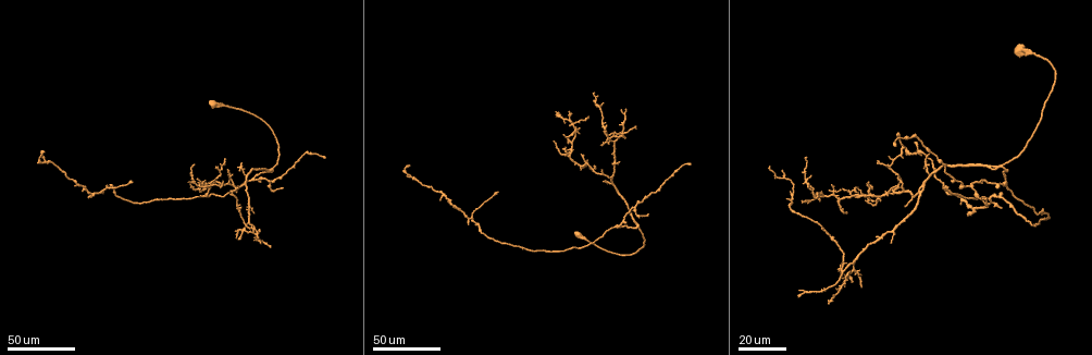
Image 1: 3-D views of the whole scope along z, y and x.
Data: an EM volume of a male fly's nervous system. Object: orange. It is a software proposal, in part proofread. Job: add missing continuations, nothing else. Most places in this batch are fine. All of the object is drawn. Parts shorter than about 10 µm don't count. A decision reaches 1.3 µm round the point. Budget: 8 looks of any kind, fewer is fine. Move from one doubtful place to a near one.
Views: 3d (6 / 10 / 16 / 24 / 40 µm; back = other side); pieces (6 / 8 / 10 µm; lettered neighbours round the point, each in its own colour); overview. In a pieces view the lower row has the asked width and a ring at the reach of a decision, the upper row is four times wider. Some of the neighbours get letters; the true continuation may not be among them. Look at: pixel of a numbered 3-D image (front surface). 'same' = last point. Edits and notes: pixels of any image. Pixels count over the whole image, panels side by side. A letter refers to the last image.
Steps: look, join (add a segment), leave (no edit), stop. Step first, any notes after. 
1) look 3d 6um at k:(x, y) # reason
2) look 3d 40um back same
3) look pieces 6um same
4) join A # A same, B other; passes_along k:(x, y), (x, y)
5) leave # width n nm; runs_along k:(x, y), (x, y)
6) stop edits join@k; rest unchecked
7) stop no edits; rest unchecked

look 3d 40um at 1:(199, 178) # tapers out

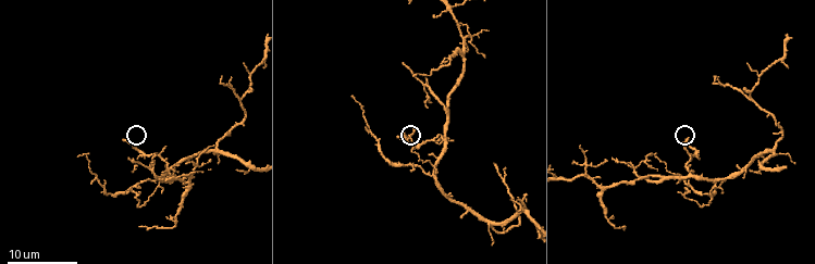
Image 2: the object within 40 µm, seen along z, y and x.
look pieces 6um at 2:(124, 139)

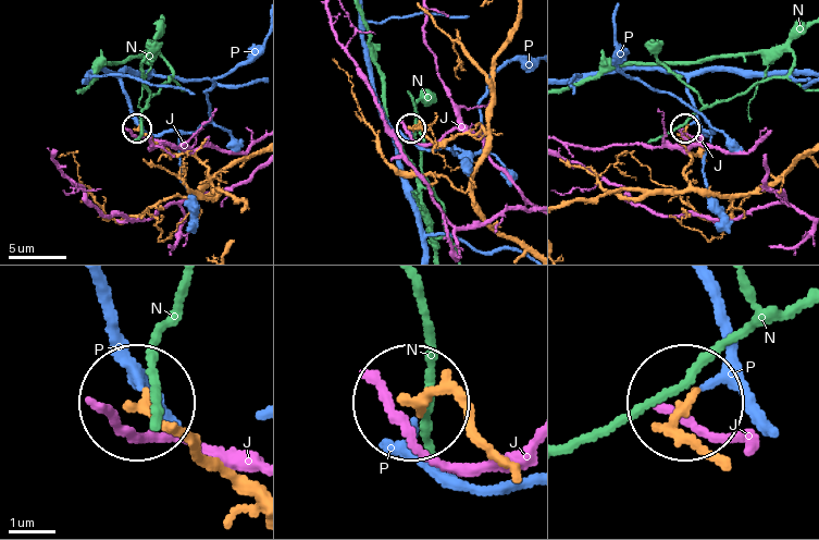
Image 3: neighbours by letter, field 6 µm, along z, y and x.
leave # width 190 nm; J other, N other, P other; runs_along 3:(703, 452), (679, 428), (679, 401); none of them fits

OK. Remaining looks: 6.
look 3d 40um at 1:(595, 165) # branch stops here

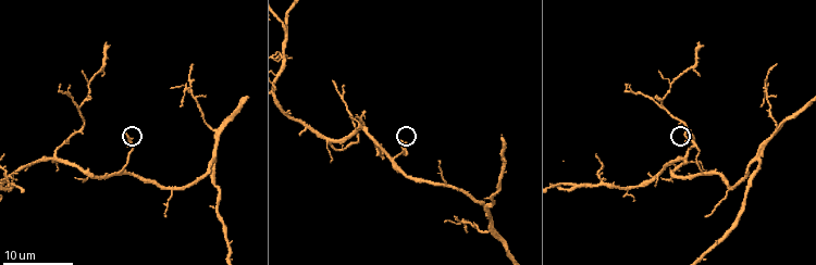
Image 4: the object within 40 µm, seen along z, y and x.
look pieces 10um at 4:(126, 133)

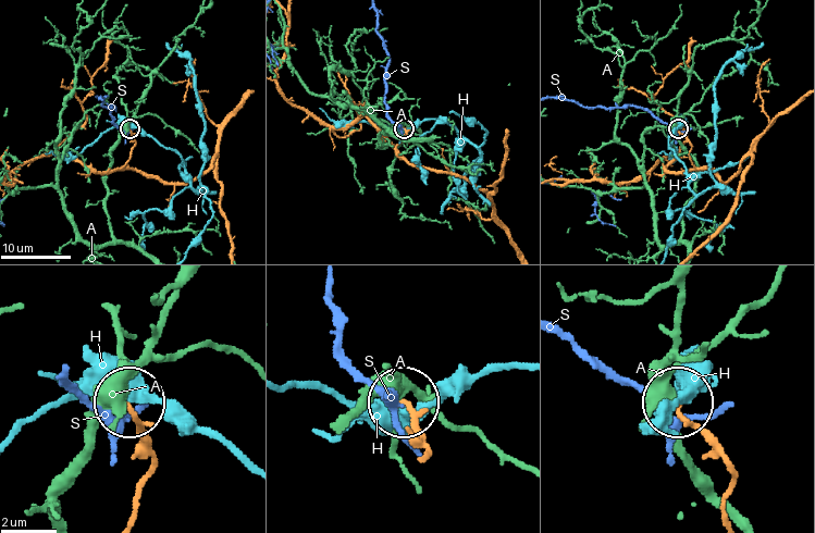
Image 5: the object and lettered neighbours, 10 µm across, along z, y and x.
leave # A other, H other, S other; runs_along 5:(128, 520), (152, 457), (147, 429), (131, 403); no lettered segment goes on from it

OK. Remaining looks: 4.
look 3d 40um at 1:(255, 241) # an open end

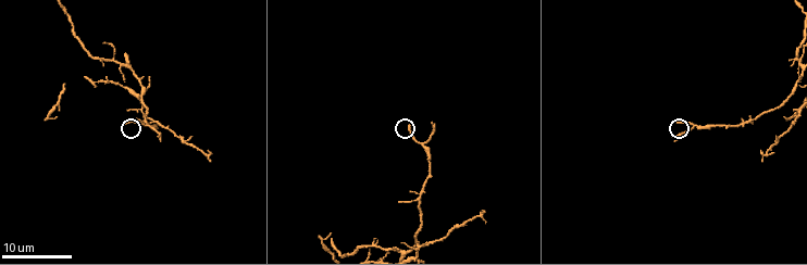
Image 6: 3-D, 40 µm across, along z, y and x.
look pieces 8um at 6:(409, 127) # what lies round it

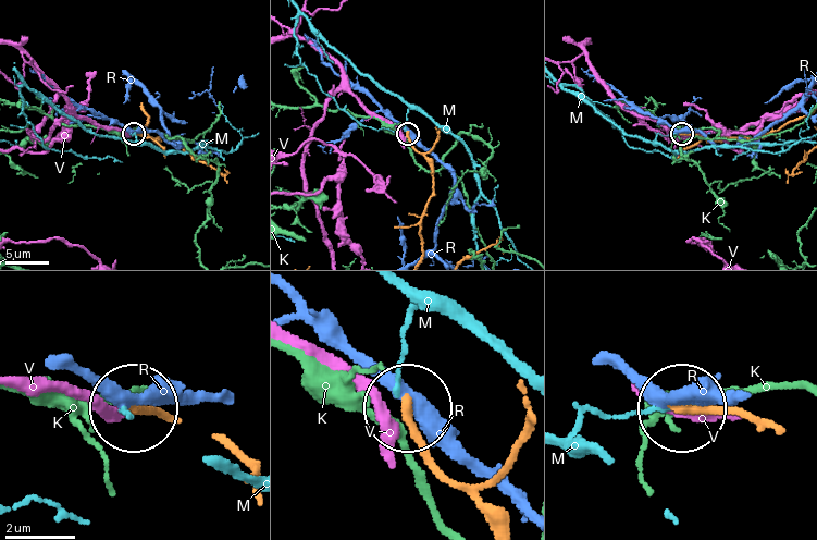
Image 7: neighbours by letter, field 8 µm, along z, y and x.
leave # width 220 nm; K other, M other, R other, V other; runs_along 7:(775, 425), (730, 410), (681, 410); none of them fits

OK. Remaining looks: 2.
look 3d 40um at 1:(981, 199) # tapers out

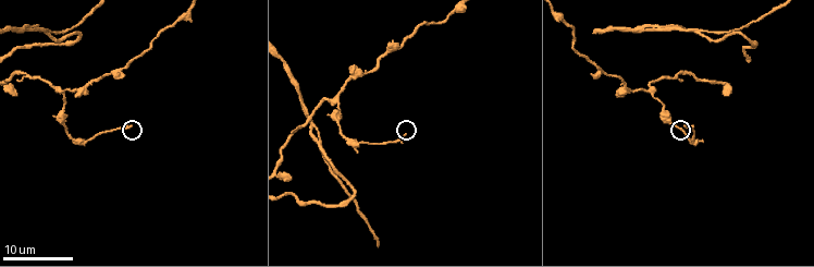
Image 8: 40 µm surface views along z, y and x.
look pieces 8um at 8:(132, 124)

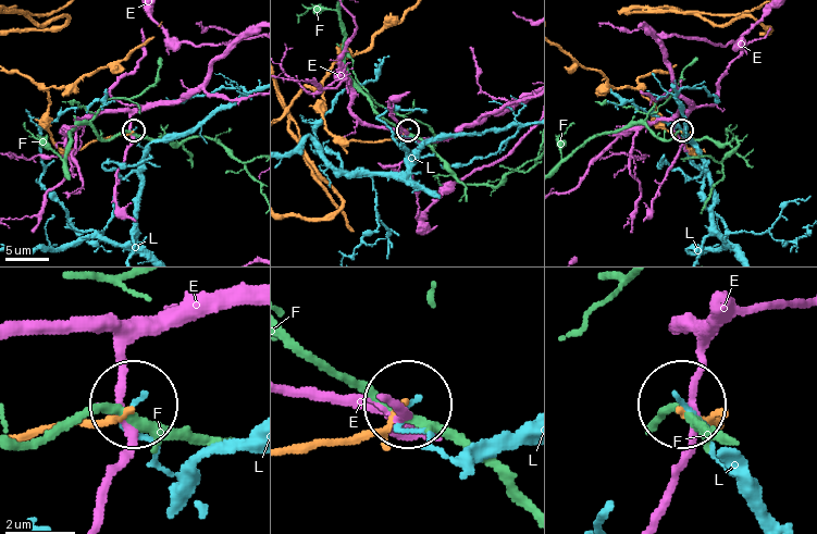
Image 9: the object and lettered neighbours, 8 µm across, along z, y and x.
leave # E other, F other, L other; no lettered segment goes on from it

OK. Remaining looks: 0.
stop no edits; rest unchecked

